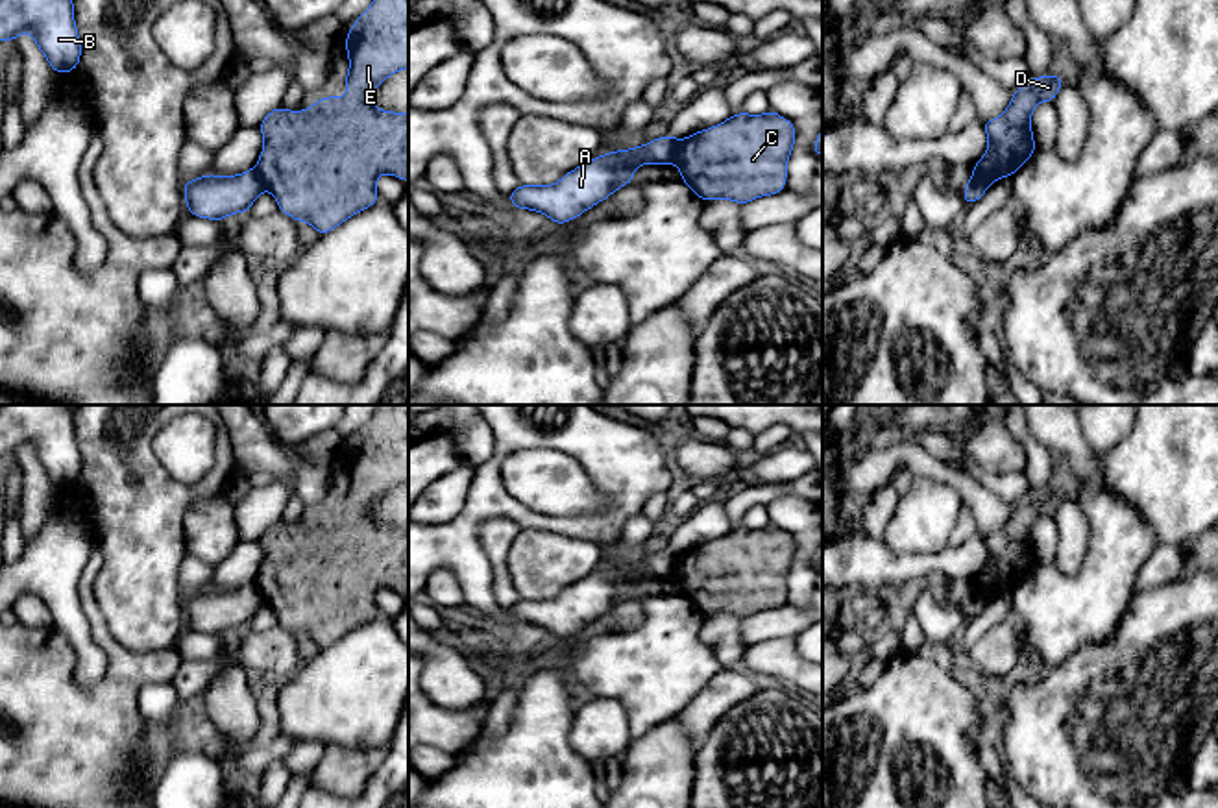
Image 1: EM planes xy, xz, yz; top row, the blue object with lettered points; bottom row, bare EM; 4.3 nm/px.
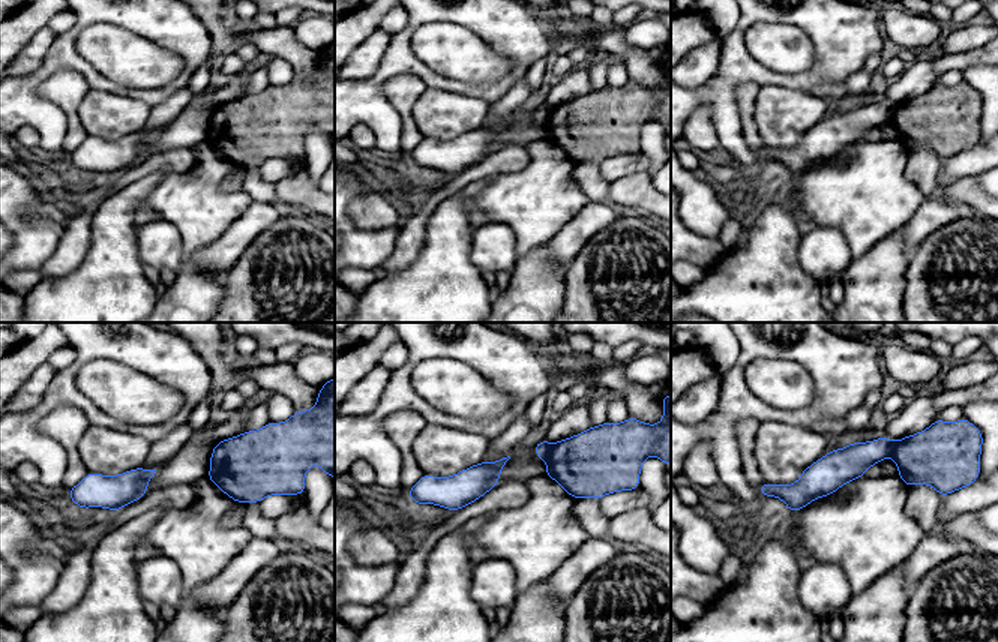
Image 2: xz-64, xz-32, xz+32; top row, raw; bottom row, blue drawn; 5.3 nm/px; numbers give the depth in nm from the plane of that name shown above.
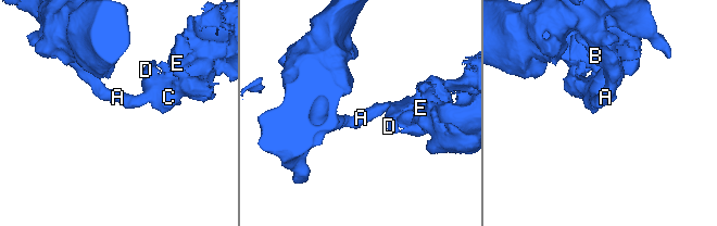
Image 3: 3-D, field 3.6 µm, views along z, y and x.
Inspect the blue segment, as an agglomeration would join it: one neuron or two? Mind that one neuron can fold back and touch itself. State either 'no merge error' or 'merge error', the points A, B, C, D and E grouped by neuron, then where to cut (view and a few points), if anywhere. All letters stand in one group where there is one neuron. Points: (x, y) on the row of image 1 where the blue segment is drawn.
merge error; groups A B / C D E; cut xz (681, 141), (669, 161)

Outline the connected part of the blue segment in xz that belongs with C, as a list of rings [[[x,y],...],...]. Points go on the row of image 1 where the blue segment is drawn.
[[[774,109],[763,115],[741,111],[682,139],[671,163],[700,202],[743,205],[786,190],[795,139],[795,124]]]

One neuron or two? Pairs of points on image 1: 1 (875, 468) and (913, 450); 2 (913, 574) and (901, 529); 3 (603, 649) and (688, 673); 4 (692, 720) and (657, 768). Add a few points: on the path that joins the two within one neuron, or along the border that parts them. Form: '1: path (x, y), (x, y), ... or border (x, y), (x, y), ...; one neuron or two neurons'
1: path (884, 459), (904, 453); one neuron
2: border (884, 540), (895, 553), (937, 553), (947, 546); two neurons
3: path (623, 666), (668, 668); one neuron
4: border (677, 716), (697, 746); two neurons

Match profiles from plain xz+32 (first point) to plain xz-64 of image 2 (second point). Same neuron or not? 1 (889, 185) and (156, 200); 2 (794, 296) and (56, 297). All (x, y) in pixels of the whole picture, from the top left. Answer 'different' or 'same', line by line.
1: same
2: same

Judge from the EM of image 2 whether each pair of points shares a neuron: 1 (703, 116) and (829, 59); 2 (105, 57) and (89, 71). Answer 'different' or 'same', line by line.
1: different
2: different

